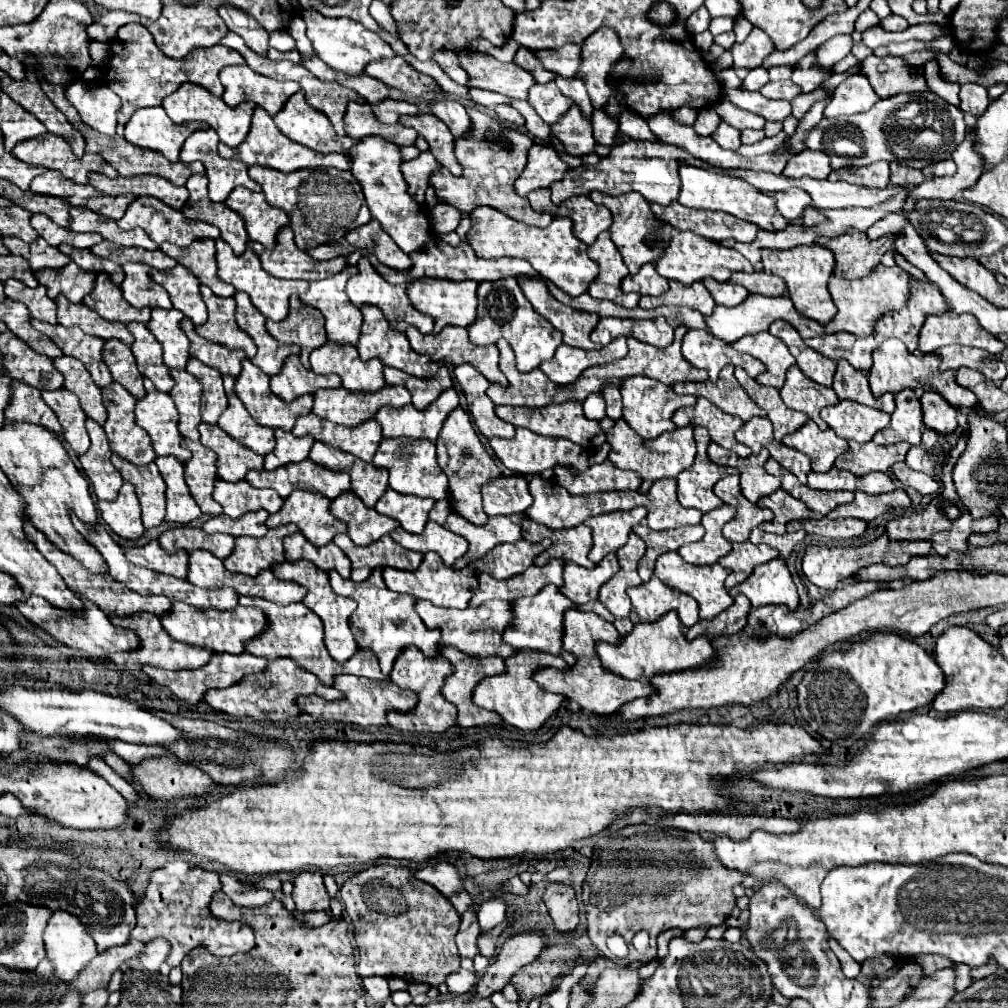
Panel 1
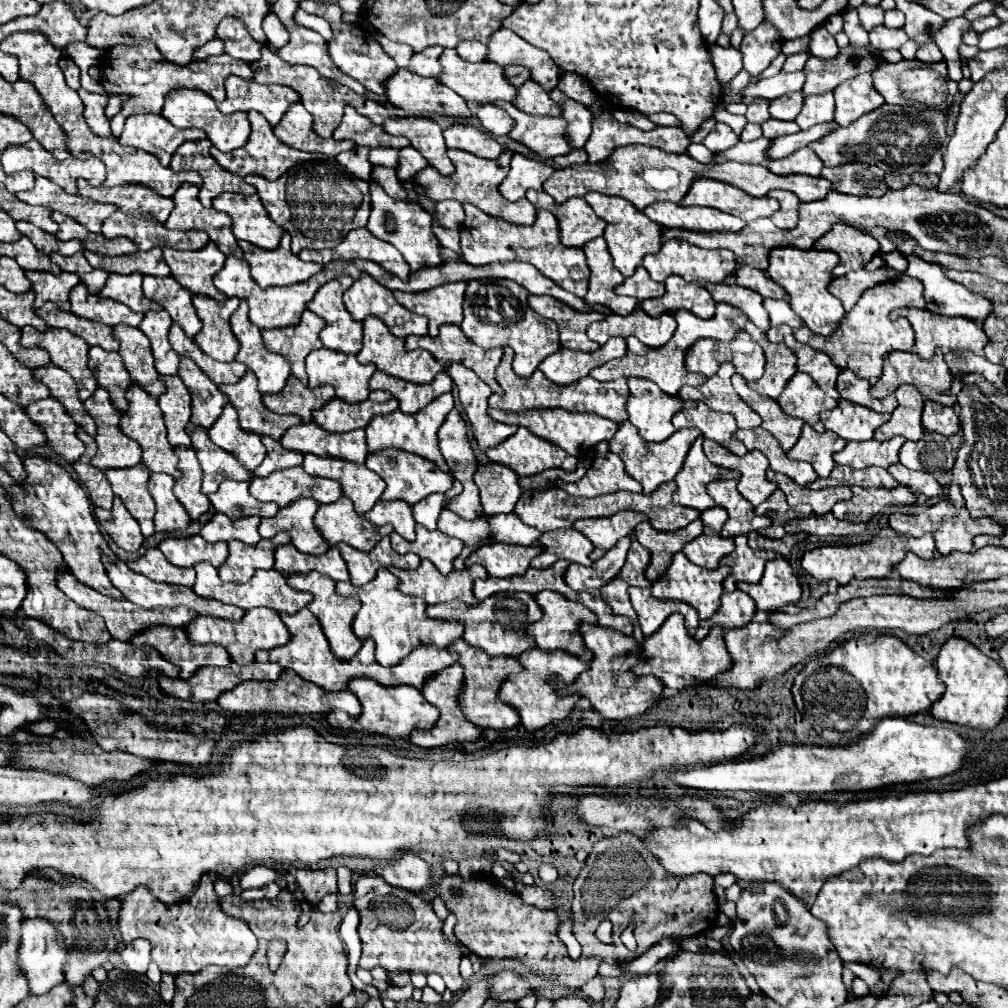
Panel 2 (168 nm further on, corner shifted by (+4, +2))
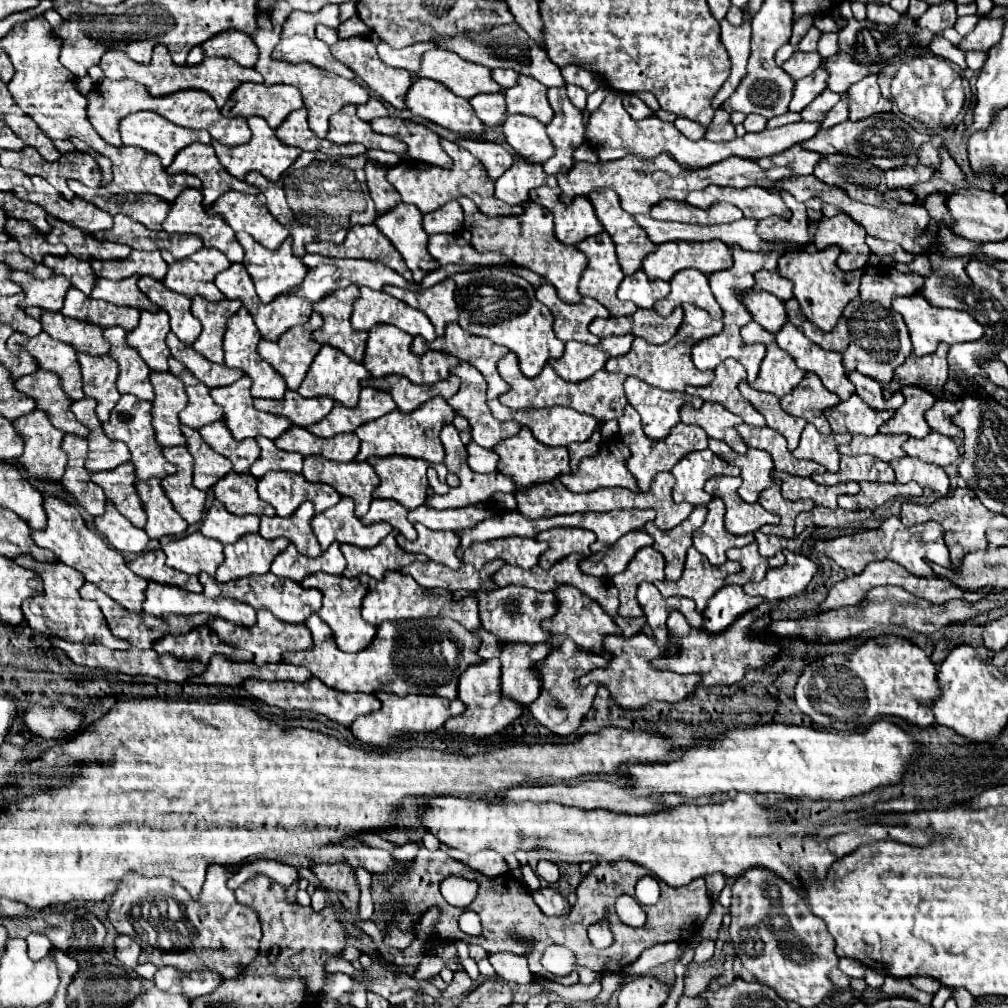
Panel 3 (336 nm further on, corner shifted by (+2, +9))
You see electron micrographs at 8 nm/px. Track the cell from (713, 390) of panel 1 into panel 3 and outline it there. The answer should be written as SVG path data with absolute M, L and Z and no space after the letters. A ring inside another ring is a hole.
M730 358L726 362L720 362L714 374L716 378L708 386L690 386L686 388L686 392L700 396L704 402L720 402L750 426L766 426L762 414L758 414L758 410L754 410L754 406L750 406L750 402L746 402L738 390L738 382L746 378L746 370L742 370L742 366Z

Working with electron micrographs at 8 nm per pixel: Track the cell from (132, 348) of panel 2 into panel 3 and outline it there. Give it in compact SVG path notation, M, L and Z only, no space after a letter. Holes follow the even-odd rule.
M112 326L104 330L104 338L110 342L110 356L120 366L118 376L118 392L134 394L140 400L154 400L154 386L150 386L150 368L142 362L138 350L128 346L126 330L120 326Z

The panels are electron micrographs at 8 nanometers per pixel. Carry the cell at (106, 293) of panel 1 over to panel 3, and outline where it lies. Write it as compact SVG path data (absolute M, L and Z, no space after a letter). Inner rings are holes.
M72 286L68 290L64 308L60 312L70 318L76 318L76 320L94 322L102 328L122 326L126 330L134 330L134 326L138 324L138 318L140 318L140 310L134 310L132 306L114 306L110 302L94 300L94 298L82 294L82 290L78 290L76 286Z

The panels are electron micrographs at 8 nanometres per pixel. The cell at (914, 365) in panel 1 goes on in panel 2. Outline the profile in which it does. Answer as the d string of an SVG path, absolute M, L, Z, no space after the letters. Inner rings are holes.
M936 349L936 355L930 361L918 357L916 353L890 353L884 363L884 373L870 393L876 399L884 399L906 383L914 385L926 399L936 399L940 393L948 393L952 385L952 373L940 381L938 371L942 371L942 365L946 365L946 361L940 349Z

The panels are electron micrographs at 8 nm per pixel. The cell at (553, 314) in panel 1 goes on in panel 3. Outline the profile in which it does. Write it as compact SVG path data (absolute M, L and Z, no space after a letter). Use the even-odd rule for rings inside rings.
M542 284L536 288L536 298L548 306L554 316L554 332L562 342L578 340L584 344L598 344L600 338L594 336L588 326L594 318L608 318L610 312L604 306L598 306L592 298L582 298L578 304L562 302L550 284Z

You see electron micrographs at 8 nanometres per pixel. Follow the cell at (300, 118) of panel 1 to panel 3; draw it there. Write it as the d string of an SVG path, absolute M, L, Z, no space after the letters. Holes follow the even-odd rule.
M300 108L296 112L292 112L278 128L276 128L276 136L280 142L288 144L288 146L298 146L300 150L322 150L330 156L356 156L362 154L366 148L364 146L336 146L332 144L328 138L318 138L306 122L306 110Z

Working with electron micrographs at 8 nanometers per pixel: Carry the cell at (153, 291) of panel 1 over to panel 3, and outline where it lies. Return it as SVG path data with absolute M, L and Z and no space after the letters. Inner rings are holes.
M134 274L132 278L118 280L118 282L108 280L108 278L98 278L90 296L112 302L112 304L126 304L138 310L158 312L158 306L154 306L154 302L150 302L150 298L146 298L146 294L138 290L138 278L140 278L138 274Z

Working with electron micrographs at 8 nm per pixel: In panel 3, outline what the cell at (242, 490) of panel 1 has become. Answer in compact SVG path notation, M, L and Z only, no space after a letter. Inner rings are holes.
M226 474L226 478L218 480L214 486L214 496L220 500L228 512L236 516L244 514L256 514L256 516L274 516L274 508L260 500L256 492L256 478L250 478L250 474Z

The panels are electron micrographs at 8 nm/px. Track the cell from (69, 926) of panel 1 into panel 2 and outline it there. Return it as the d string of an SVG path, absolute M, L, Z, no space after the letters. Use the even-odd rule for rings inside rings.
M28 919L22 923L22 939L20 939L20 947L18 947L18 969L28 979L30 995L44 995L52 987L60 985L64 981L62 965L66 959L68 959L68 951L64 947L64 941L50 921Z

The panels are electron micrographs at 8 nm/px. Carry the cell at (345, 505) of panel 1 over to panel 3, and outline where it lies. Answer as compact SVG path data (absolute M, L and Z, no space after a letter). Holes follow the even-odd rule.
M342 496L342 500L332 506L330 510L324 510L322 514L316 514L312 518L312 530L322 546L322 550L326 550L332 542L360 542L354 546L362 546L362 548L372 548L376 546L390 530L392 526L388 522L380 522L380 524L362 524L356 514L354 514L354 502L346 496Z

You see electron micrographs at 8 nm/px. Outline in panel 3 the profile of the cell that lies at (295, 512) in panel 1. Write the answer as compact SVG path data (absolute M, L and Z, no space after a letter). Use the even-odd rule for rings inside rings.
M304 502L290 518L278 518L278 516L262 516L260 518L260 532L262 538L266 540L274 540L278 536L288 538L300 554L304 556L320 556L322 548L312 532L312 516L314 516L314 504L312 502Z

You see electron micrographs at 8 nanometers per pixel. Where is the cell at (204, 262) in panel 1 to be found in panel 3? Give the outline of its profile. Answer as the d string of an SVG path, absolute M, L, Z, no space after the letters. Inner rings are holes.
M200 248L190 258L178 262L172 254L162 252L162 258L168 262L168 274L164 284L186 296L204 296L208 300L224 300L224 294L216 288L214 276L230 266L230 260L218 250Z

